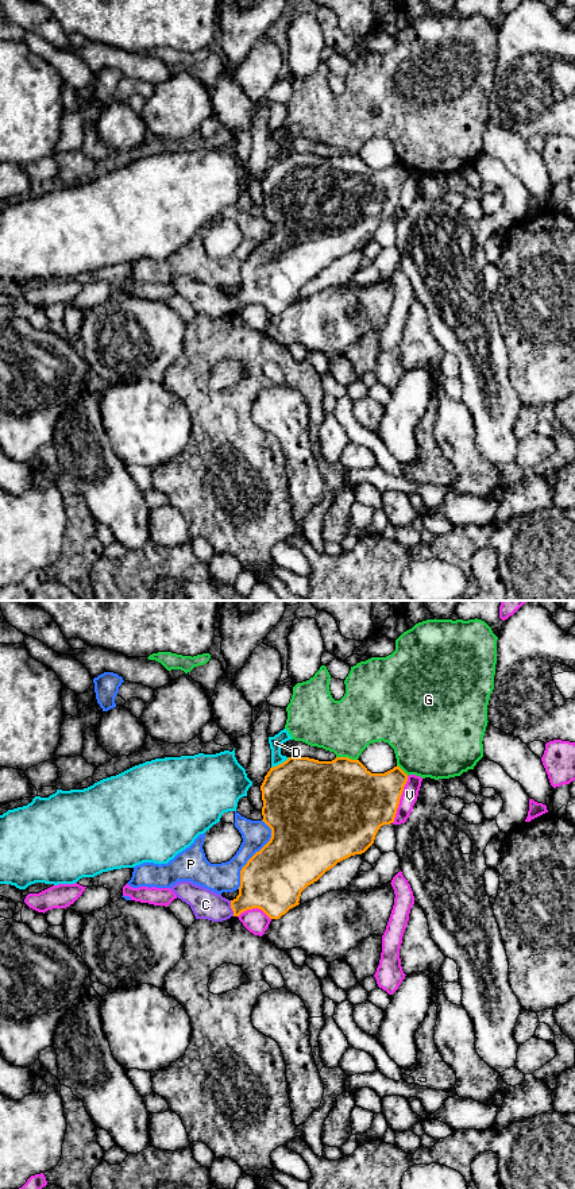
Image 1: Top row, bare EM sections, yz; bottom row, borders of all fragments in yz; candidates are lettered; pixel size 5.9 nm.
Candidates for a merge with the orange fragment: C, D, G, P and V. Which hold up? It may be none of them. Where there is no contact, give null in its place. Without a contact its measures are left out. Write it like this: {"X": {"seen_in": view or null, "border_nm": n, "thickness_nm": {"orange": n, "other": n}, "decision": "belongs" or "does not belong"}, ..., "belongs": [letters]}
{"C": {"seen_in": "yz", "border_nm": 100, "thickness_nm": {"orange": 300, "other": 180}, "decision": "belongs"}, "D": {"seen_in": "yz", "border_nm": 130, "thickness_nm": {"orange": 480, "other": 80}, "decision": "does not belong"}, "G": {"seen_in": "yz", "border_nm": 130, "thickness_nm": {"orange": 460, "other": 340}, "decision": "does not belong"}, "P": {"seen_in": "yz", "border_nm": 440, "thickness_nm": {"orange": 380, "other": 180}, "decision": "does not belong"}, "V": {"seen_in": "yz", "border_nm": 300, "thickness_nm": {"orange": 380, "other": 100}, "decision": "does not belong"}, "belongs": ["C"]}

